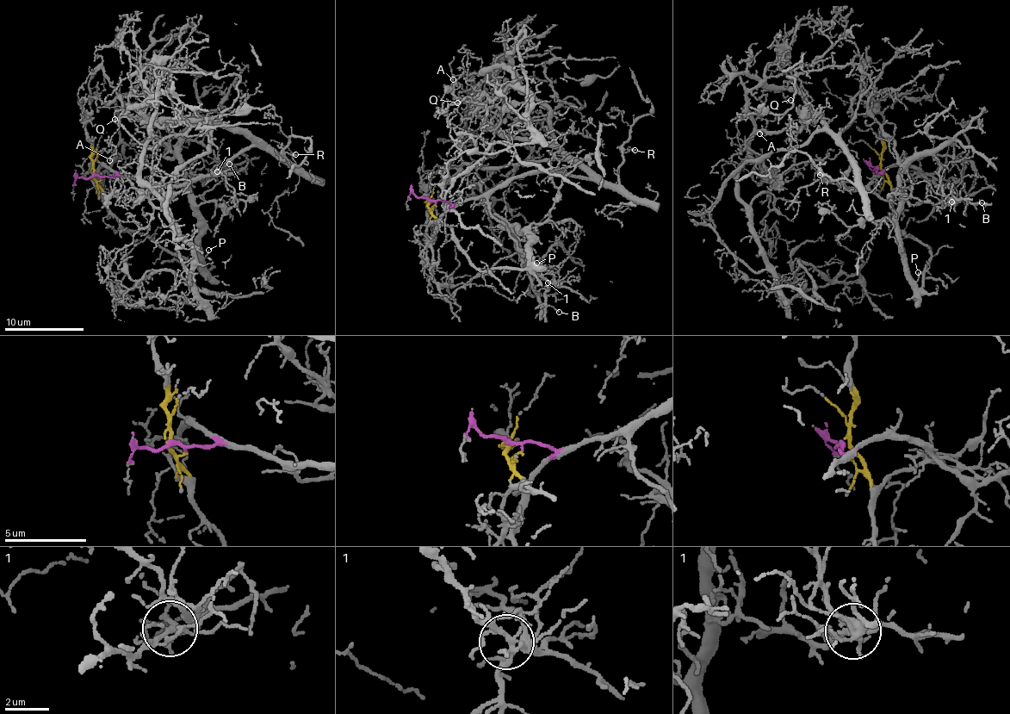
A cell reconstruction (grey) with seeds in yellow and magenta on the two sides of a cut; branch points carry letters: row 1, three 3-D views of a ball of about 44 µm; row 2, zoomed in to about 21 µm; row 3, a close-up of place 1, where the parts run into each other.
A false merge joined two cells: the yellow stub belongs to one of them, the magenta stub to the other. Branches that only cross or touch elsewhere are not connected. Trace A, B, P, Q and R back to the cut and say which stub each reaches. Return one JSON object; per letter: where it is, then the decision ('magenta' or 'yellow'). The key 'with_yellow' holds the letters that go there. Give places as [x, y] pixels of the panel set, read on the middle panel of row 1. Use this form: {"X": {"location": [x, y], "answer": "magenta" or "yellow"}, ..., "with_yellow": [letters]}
{"A": {"location": [453, 79], "answer": "magenta"}, "B": {"location": [559, 312], "answer": "magenta"}, "P": {"location": [536, 263], "answer": "yellow"}, "Q": {"location": [457, 102], "answer": "magenta"}, "R": {"location": [635, 150], "answer": "magenta"}, "with_yellow": ["P"]}

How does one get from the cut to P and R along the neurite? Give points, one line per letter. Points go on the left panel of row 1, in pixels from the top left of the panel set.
P: (92, 173), (93, 180), (101, 190), (105, 208), (119, 225), (186, 257), (198, 267), (207, 250)
R: (92, 173), (175, 186), (196, 182), (252, 146), (268, 147), (283, 158), (296, 155)

